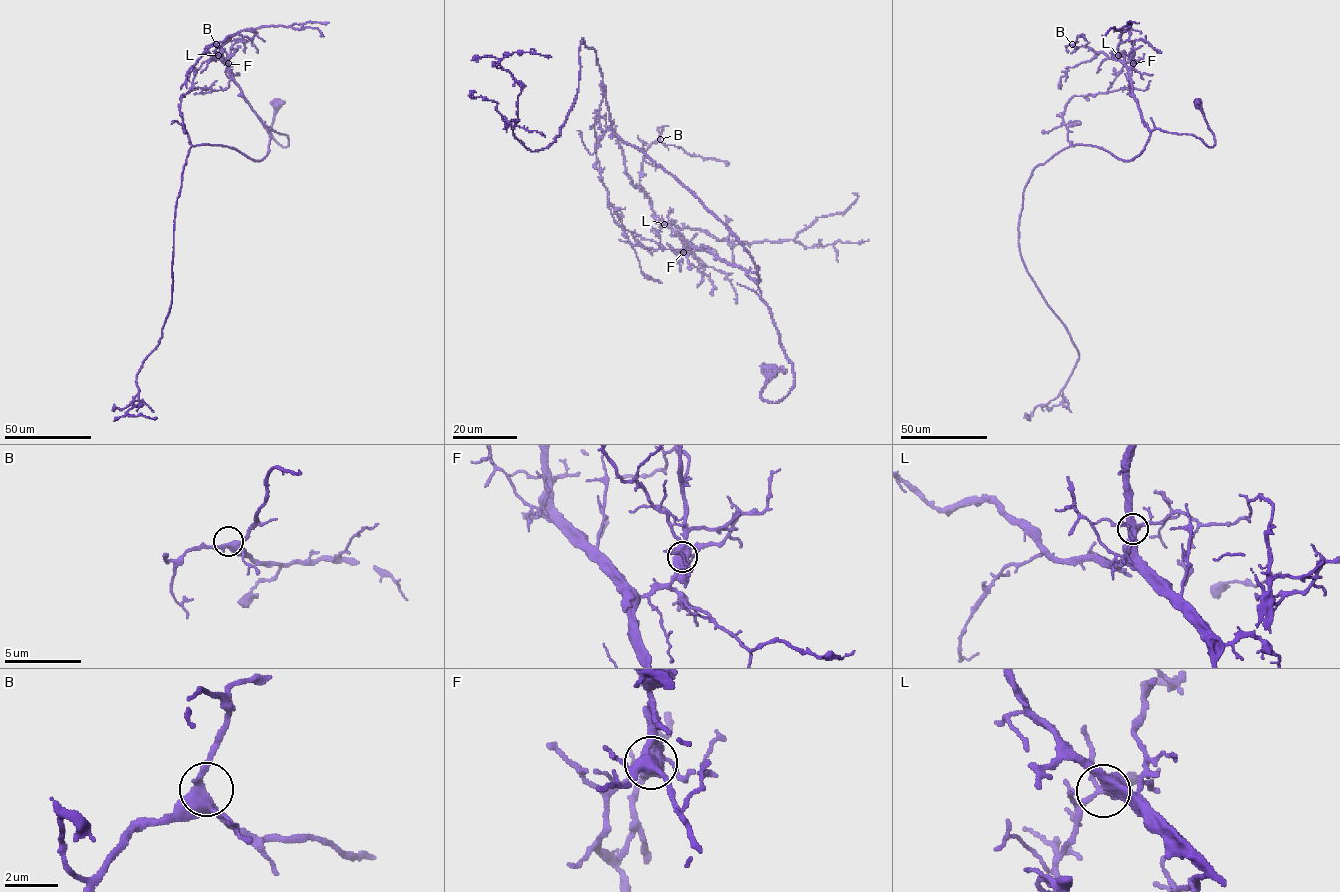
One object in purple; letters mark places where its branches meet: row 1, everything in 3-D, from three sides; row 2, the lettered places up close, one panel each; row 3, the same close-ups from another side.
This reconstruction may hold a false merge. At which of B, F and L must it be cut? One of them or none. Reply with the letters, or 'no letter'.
F

